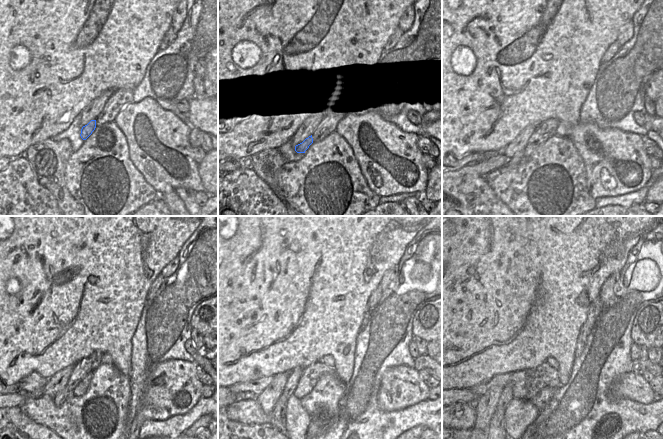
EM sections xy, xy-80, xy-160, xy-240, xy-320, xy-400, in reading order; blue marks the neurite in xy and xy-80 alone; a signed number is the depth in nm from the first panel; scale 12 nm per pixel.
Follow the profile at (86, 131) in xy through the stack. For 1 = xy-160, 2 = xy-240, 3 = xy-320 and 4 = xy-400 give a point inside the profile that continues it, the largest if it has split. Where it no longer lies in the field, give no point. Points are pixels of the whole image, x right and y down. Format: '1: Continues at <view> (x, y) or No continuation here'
1: Continues at xy-160 (519, 157)
2: Continues at xy-240 (59, 399)
3: Continues at xy-320 (278, 412)
4: Continues at xy-400 (497, 419).

